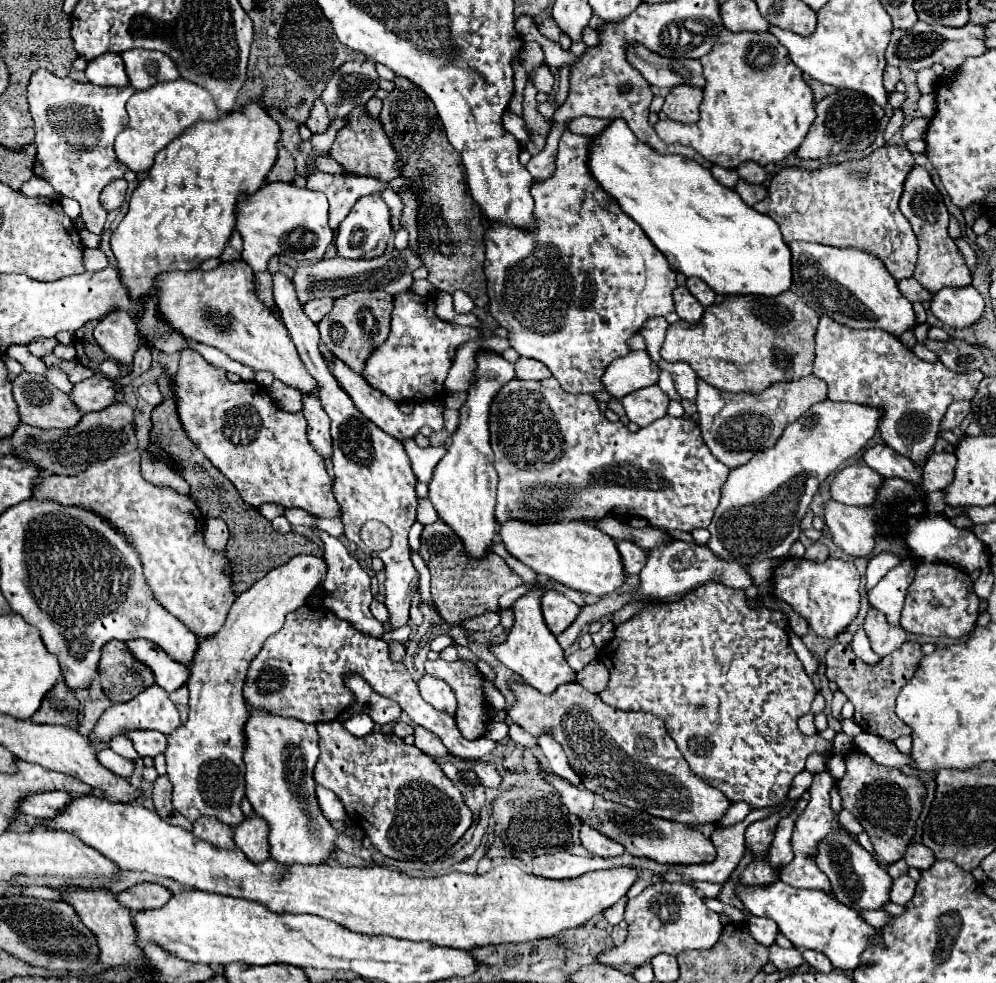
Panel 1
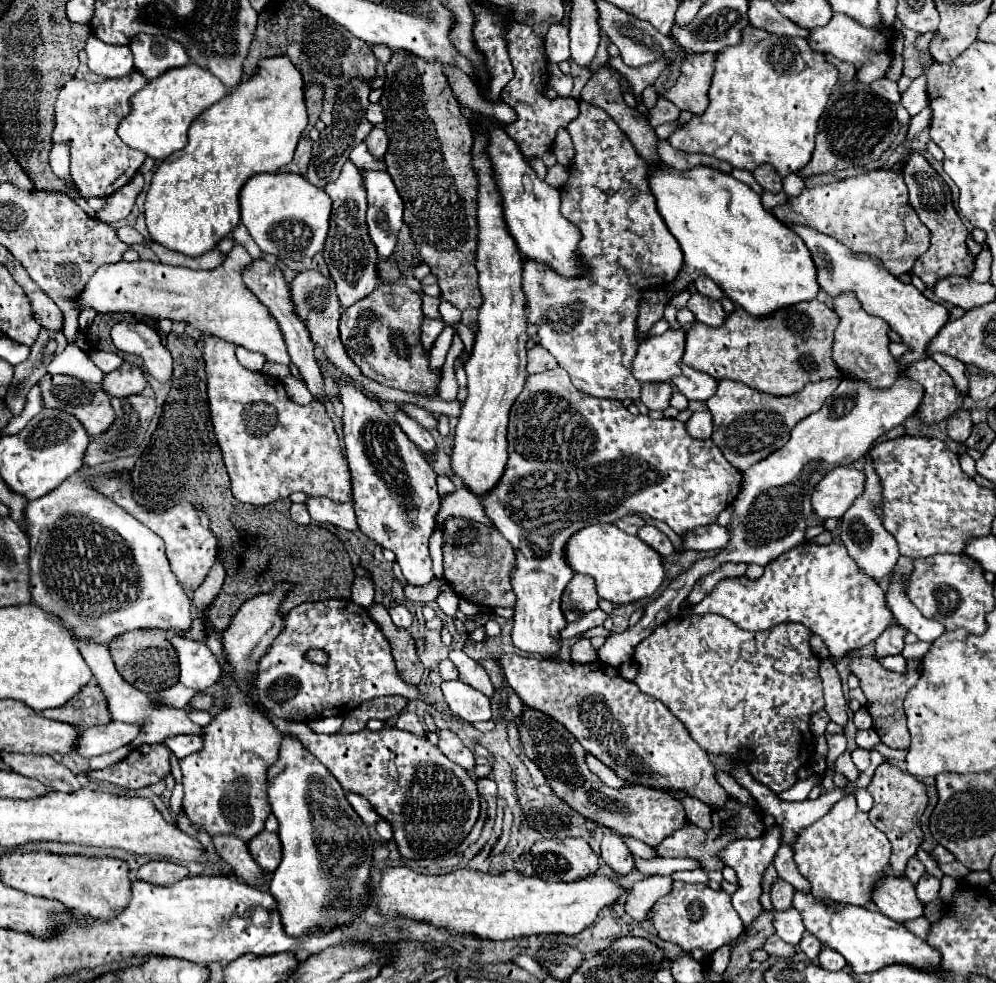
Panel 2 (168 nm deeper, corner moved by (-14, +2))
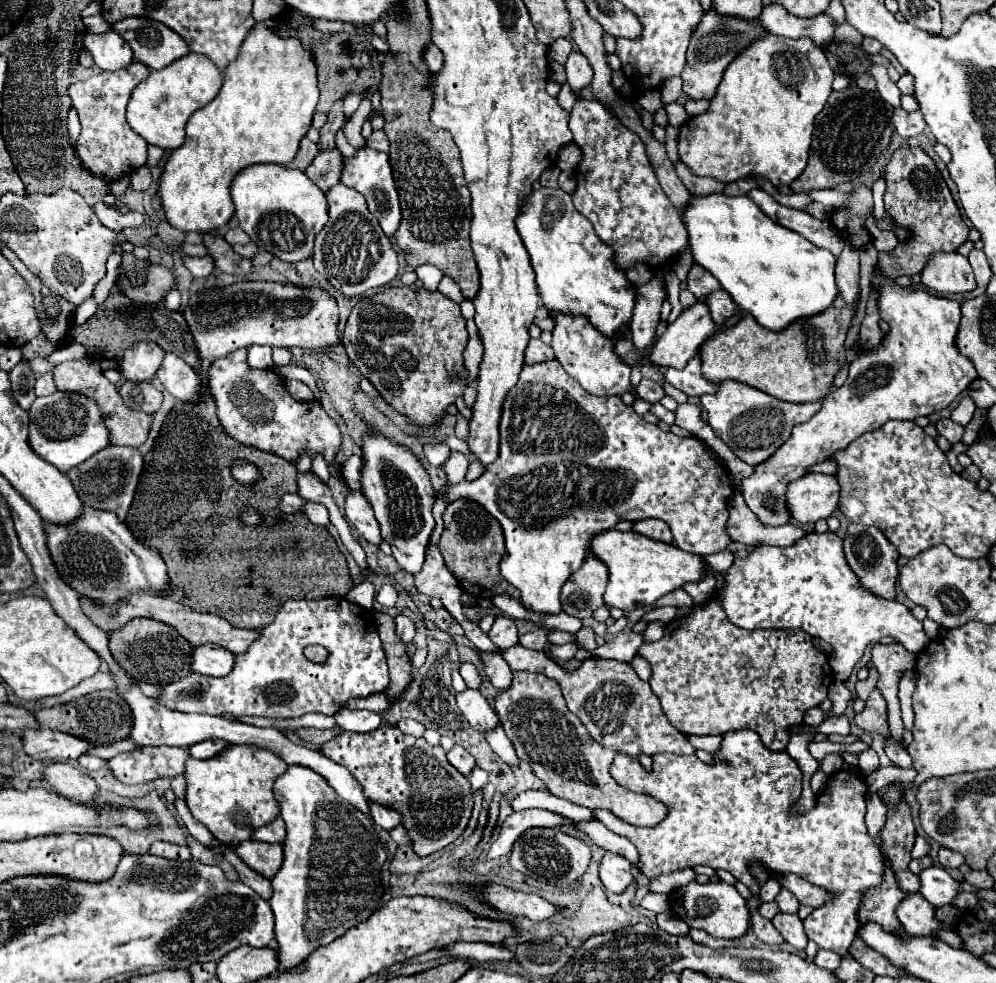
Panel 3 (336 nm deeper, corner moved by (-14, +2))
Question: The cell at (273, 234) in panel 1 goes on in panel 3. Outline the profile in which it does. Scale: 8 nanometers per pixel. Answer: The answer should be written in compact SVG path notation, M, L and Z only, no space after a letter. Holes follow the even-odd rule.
M254 164L234 176L230 188L236 218L250 240L282 258L284 262L300 262L312 256L316 234L328 222L328 202L322 190L314 186L302 170L290 170L278 164Z

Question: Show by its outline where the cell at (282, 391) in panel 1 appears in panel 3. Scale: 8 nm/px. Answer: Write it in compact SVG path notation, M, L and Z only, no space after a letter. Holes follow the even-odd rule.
M288 380L288 382L286 382L286 390L288 390L290 396L296 398L298 402L312 402L312 400L314 400L312 390L310 390L304 382L300 382L300 380Z

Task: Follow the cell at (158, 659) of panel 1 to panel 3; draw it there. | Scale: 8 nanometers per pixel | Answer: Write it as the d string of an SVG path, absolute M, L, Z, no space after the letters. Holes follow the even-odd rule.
M200 644L192 648L192 672L210 676L210 678L222 678L232 672L234 656L228 650L222 650L220 646Z

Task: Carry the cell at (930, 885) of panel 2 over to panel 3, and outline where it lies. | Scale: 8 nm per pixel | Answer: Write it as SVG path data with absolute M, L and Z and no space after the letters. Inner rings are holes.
M930 866L922 870L920 874L920 894L932 904L932 906L946 906L952 902L956 892L960 890L966 892L977 892L978 889L964 882L956 882L944 868L940 866Z

